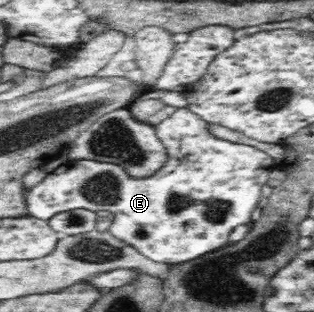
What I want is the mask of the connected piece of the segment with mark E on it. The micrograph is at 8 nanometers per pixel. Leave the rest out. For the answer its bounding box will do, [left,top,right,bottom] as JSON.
[20,107,280,266]

